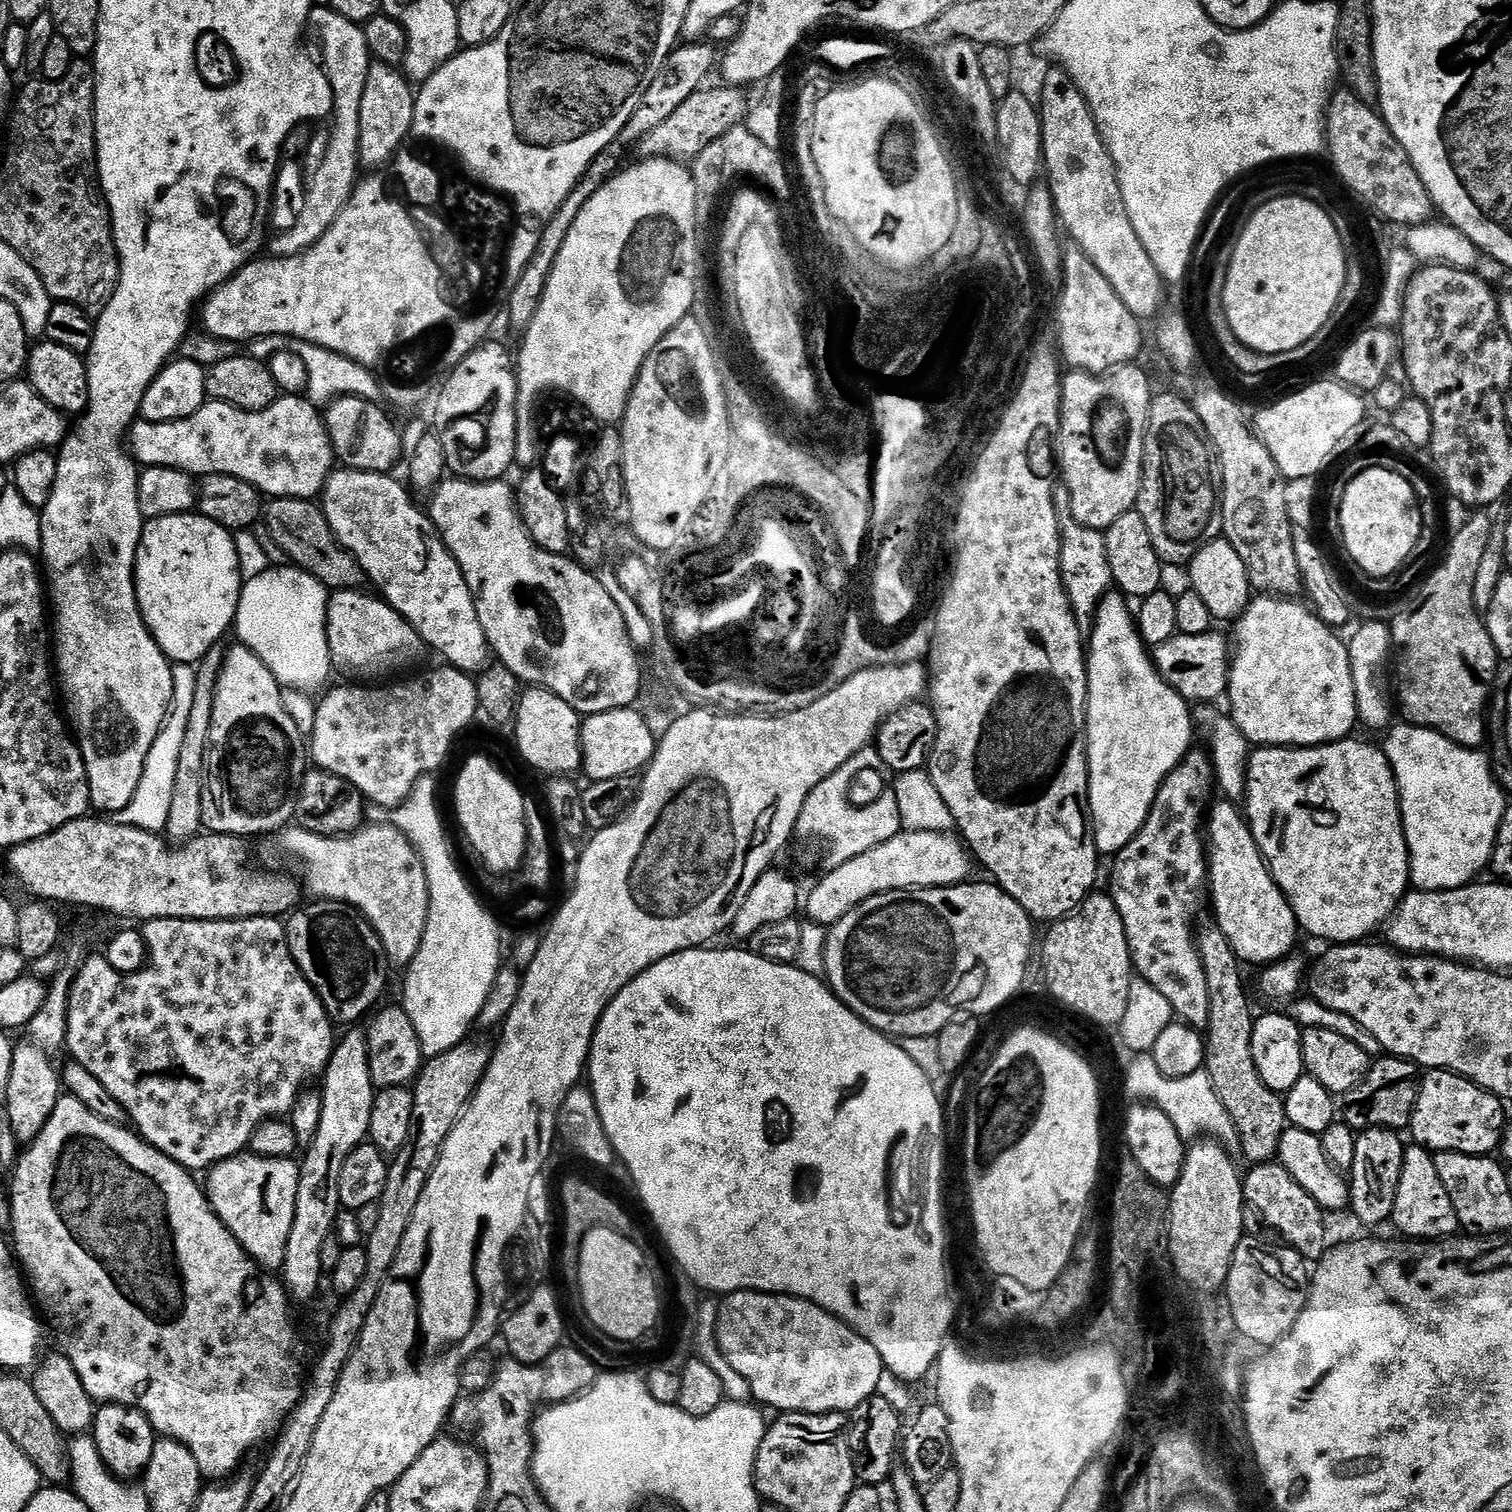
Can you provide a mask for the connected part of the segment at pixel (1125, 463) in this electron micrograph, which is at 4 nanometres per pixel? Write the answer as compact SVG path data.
M1125 366L1103 374L1072 370L1062 380L1064 386L1064 402L1058 429L1058 468L1062 476L1064 472L1064 484L1068 487L1066 496L1070 501L1074 518L1079 524L1087 528L1108 529L1114 522L1118 522L1118 518L1122 518L1122 514L1126 514L1135 509L1136 499L1140 493L1140 483L1144 477L1144 447L1146 446L1146 434L1148 433L1148 410L1154 399L1154 391L1152 392L1152 384L1148 381L1147 374L1142 369L1136 367Z

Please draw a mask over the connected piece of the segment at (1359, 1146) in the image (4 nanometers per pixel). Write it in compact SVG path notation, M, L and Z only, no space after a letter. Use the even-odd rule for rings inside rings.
M1366 1128L1356 1137L1354 1162L1350 1169L1350 1212L1368 1228L1387 1225L1391 1221L1406 1147L1400 1136L1399 1131L1391 1128Z

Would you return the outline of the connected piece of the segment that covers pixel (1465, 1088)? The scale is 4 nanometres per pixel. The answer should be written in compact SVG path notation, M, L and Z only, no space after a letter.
M1432 1070L1420 1081L1420 1093L1412 1111L1411 1139L1421 1148L1438 1152L1461 1152L1471 1156L1495 1153L1504 1137L1505 1101L1457 1072Z

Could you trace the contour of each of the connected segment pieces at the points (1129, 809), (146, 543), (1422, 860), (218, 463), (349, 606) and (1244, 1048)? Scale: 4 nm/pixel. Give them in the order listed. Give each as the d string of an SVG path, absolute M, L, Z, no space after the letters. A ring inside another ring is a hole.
M1116 590L1109 591L1108 595L1100 601L1100 609L1096 611L1094 623L1090 629L1090 647L1086 652L1088 661L1088 812L1090 813L1090 827L1096 836L1096 851L1101 857L1108 856L1108 858L1115 857L1116 853L1121 852L1139 834L1150 814L1152 803L1162 782L1194 748L1192 744L1193 709L1189 701L1184 700L1182 694L1178 694L1178 690L1174 690L1160 677L1153 653L1149 651L1143 638L1140 637L1140 629L1136 627L1133 609L1128 609L1127 603L1129 604L1129 601Z
M185 514L157 516L145 523L136 551L136 601L148 633L169 661L199 665L199 660L235 625L244 585L233 533L218 522L199 514Z
M1407 722L1397 723L1387 736L1388 741L1383 741L1382 747L1388 755L1396 776L1396 788L1400 792L1400 817L1408 843L1411 887L1421 892L1464 888L1479 877L1476 875L1483 868L1491 865L1496 835L1506 807L1506 793L1492 775L1489 757L1483 751L1455 744L1432 728L1418 728Z
M281 395L269 406L269 408L263 408L261 412L244 412L241 408L234 407L233 404L208 402L190 418L166 422L166 425L168 425L168 428L144 428L144 466L151 466L153 468L173 468L179 472L187 472L188 475L193 478L203 478L206 476L236 476L242 482L250 482L253 484L265 497L287 498L290 500L312 500L313 498L319 497L324 491L324 485L327 483L328 477L334 471L332 443L328 437L328 427L324 425L321 409L303 395Z
M367 591L331 593L328 602L328 645L332 666L348 682L388 682L399 672L408 672L420 664L426 653L423 638L403 616L379 595L367 596Z
M1208 922L1198 932L1200 957L1210 986L1210 1018L1206 1029L1206 1070L1214 1082L1214 1090L1232 1115L1234 1126L1240 1135L1240 1152L1249 1165L1267 1164L1280 1154L1284 1129L1289 1127L1281 1093L1270 1090L1254 1066L1252 1031L1256 1025L1252 1016L1252 1004L1244 989L1244 976L1240 973L1242 961L1236 956L1234 946L1217 928ZM1201 931L1201 932L1200 932Z

